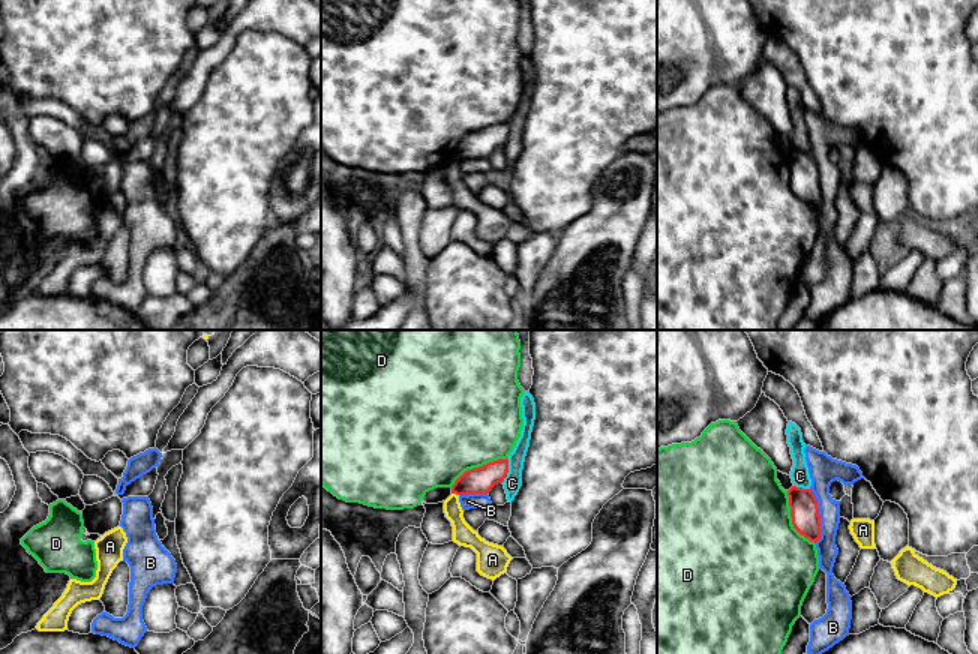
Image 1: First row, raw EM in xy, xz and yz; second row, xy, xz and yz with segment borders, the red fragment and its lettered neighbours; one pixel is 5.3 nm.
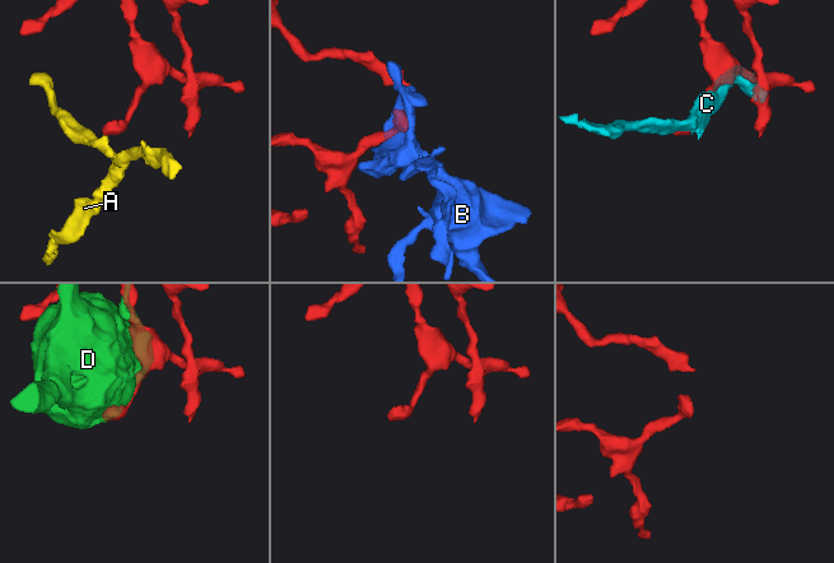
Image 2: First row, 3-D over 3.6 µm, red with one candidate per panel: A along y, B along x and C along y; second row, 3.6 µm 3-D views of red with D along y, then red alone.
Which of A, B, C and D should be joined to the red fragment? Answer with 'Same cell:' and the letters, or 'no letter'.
Same cell: no letter

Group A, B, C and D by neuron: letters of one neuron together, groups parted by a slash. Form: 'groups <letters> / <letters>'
groups A / B / C / D

